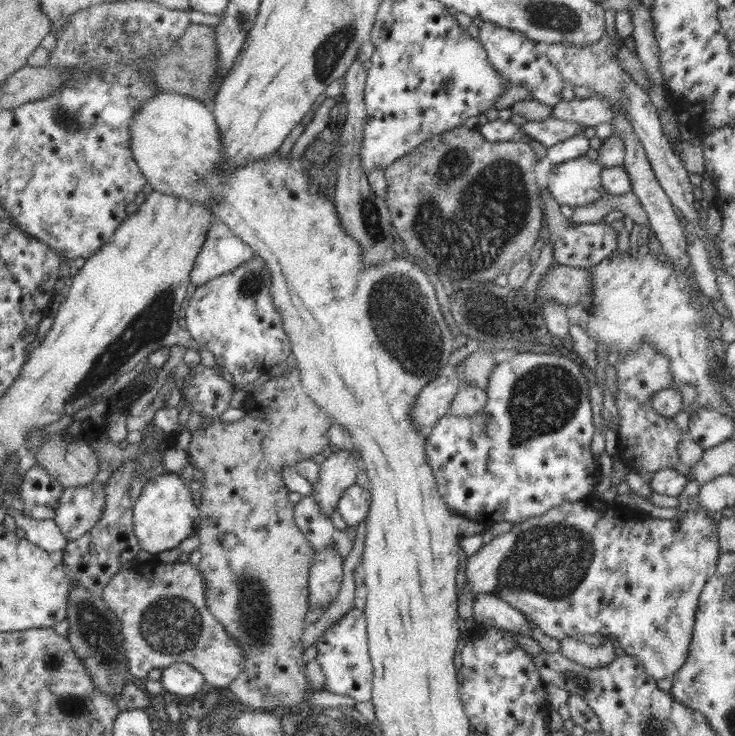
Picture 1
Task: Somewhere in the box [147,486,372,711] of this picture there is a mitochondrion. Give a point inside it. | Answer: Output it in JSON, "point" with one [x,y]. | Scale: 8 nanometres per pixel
{"point":[253,606]}

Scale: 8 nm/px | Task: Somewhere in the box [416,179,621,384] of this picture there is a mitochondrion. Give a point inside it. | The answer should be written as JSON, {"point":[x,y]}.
{"point":[491,292]}

